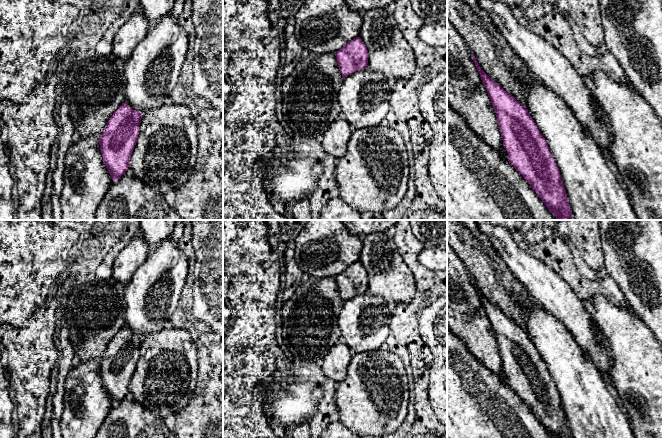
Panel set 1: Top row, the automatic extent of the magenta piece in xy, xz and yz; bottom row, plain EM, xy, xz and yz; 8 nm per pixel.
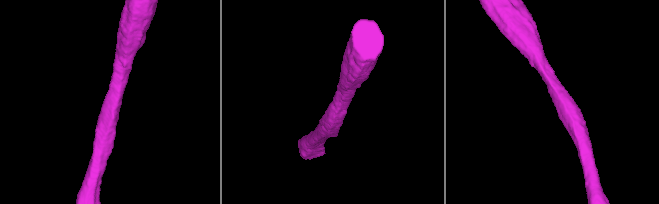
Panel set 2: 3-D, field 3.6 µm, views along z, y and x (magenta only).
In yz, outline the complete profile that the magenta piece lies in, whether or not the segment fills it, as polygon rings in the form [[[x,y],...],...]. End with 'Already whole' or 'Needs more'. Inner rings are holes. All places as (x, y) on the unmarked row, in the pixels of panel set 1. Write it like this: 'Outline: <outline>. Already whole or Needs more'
Outline: [[[471,278],[471,282],[494,331],[503,370],[508,377],[508,385],[530,408],[532,414],[536,416],[552,438],[572,438],[556,385],[552,381],[545,362],[540,357],[528,334],[480,292],[473,278]]]. Already whole

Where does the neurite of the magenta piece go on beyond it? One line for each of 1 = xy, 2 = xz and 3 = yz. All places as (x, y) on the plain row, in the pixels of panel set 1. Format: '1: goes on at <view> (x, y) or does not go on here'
1: does not go on here
2: does not go on here
3: does not go on here

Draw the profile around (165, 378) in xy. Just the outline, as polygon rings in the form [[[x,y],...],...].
[[[164,328],[142,338],[136,369],[129,390],[133,399],[161,418],[185,409],[197,389],[197,348],[191,334],[182,328]]]

